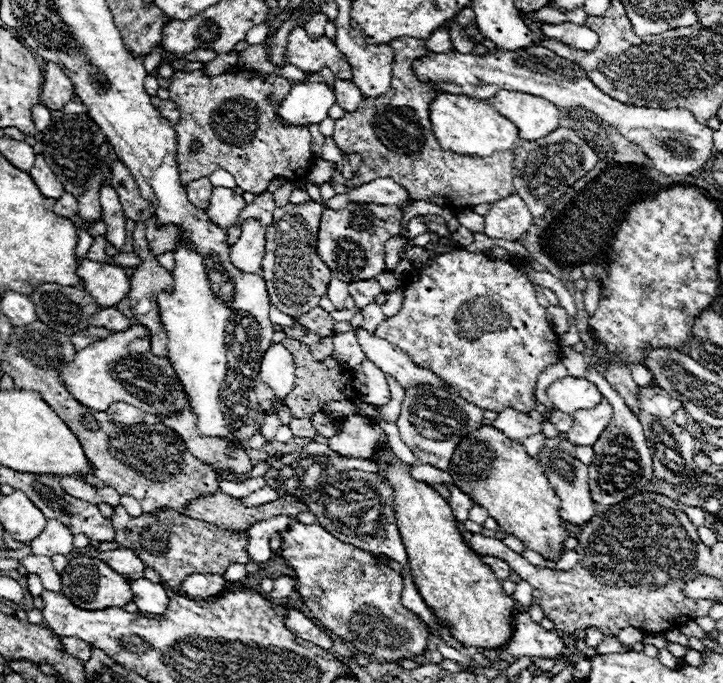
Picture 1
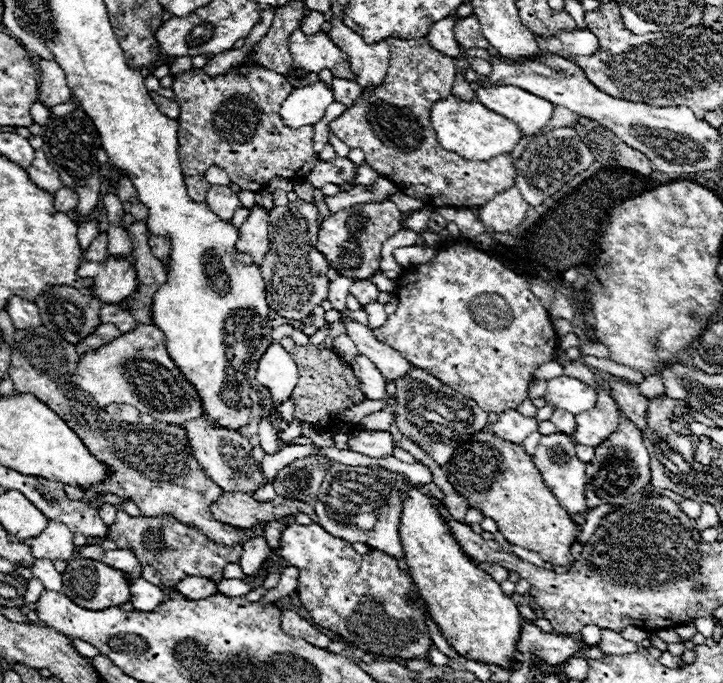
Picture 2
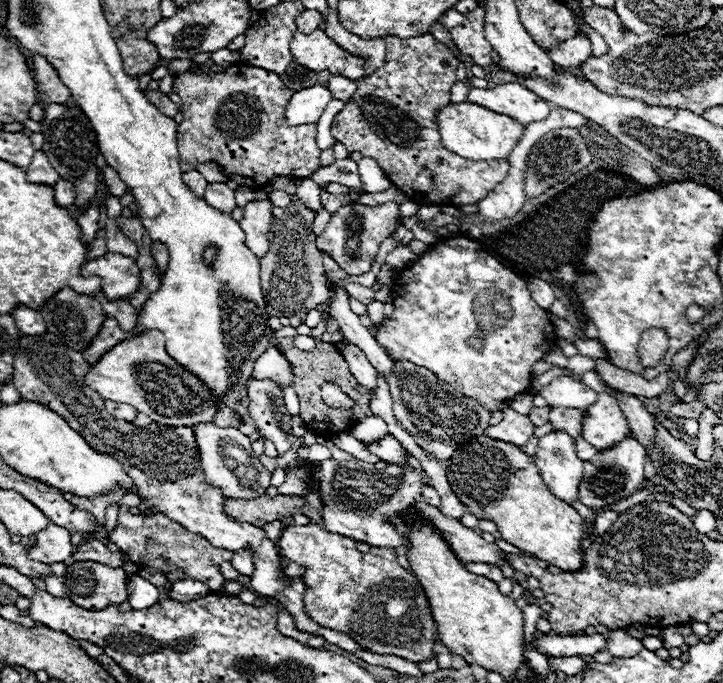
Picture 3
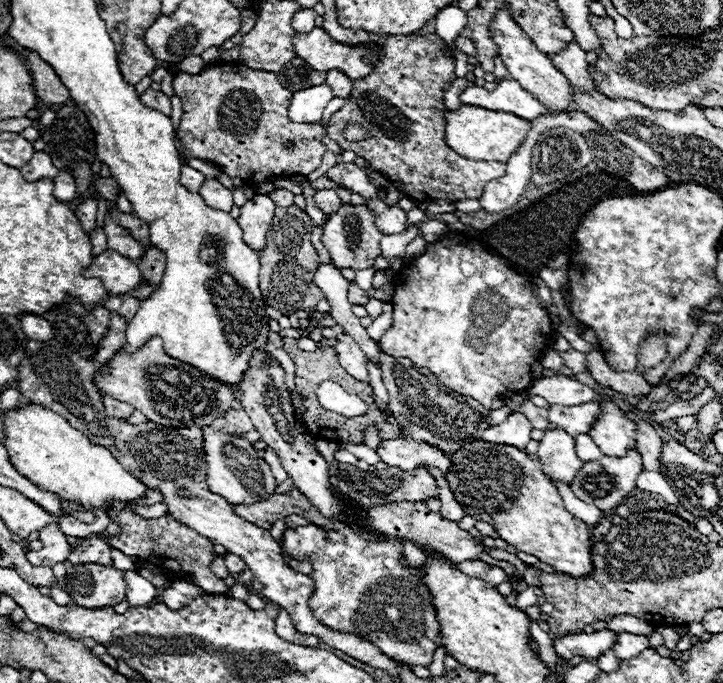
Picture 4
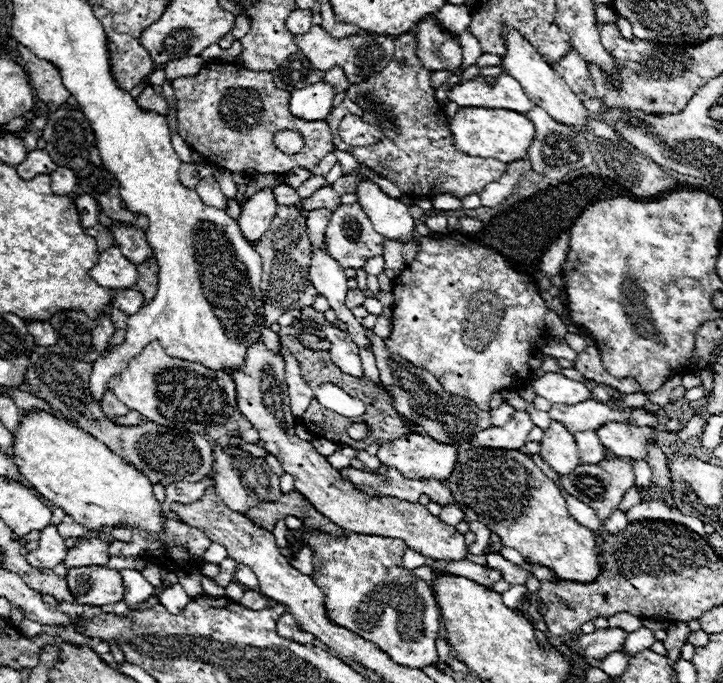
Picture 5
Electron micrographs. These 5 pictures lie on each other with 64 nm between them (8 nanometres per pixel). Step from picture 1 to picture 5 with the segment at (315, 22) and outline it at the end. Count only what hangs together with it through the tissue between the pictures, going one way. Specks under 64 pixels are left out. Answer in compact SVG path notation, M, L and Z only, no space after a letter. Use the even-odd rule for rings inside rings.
M294 10L294 14L290 14L290 20L286 20L286 26L294 36L308 32L312 28L312 12L310 10Z

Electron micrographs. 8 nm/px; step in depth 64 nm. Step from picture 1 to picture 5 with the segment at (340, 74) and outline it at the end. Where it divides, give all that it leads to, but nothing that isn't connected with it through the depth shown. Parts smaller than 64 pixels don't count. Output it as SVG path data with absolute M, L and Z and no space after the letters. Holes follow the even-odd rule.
M312 26L310 32L306 34L298 34L294 36L294 42L298 46L298 50L302 54L306 54L306 58L312 62L314 68L318 70L330 70L332 66L340 66L346 72L346 78L350 78L352 84L364 82L366 78L370 78L368 74L376 74L380 72L392 58L392 50L394 50L394 42L390 36L380 36L380 34L358 34L354 38L332 38L330 34L326 34L326 30L322 30L320 26Z

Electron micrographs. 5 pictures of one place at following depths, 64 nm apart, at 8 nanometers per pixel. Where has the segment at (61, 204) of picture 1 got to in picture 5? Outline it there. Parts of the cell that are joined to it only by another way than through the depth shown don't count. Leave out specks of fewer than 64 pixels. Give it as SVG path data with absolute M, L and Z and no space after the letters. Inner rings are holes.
M58 166L52 174L52 190L58 196L72 196L76 190L76 174L68 168Z

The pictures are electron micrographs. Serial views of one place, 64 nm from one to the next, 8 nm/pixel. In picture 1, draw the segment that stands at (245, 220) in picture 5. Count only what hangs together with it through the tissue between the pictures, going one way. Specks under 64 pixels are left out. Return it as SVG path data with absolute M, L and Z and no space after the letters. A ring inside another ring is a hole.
M252 218L246 220L242 224L242 234L238 242L230 248L230 262L246 274L260 272L260 264L264 258L264 242L264 228Z

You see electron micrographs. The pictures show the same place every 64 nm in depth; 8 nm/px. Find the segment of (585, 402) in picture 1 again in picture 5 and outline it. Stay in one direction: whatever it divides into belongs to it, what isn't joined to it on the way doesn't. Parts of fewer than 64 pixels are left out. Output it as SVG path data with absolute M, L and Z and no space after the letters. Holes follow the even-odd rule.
M548 372L532 380L530 386L538 396L546 398L552 404L578 404L578 402L586 402L592 398L592 392L582 382L570 380L554 372Z

